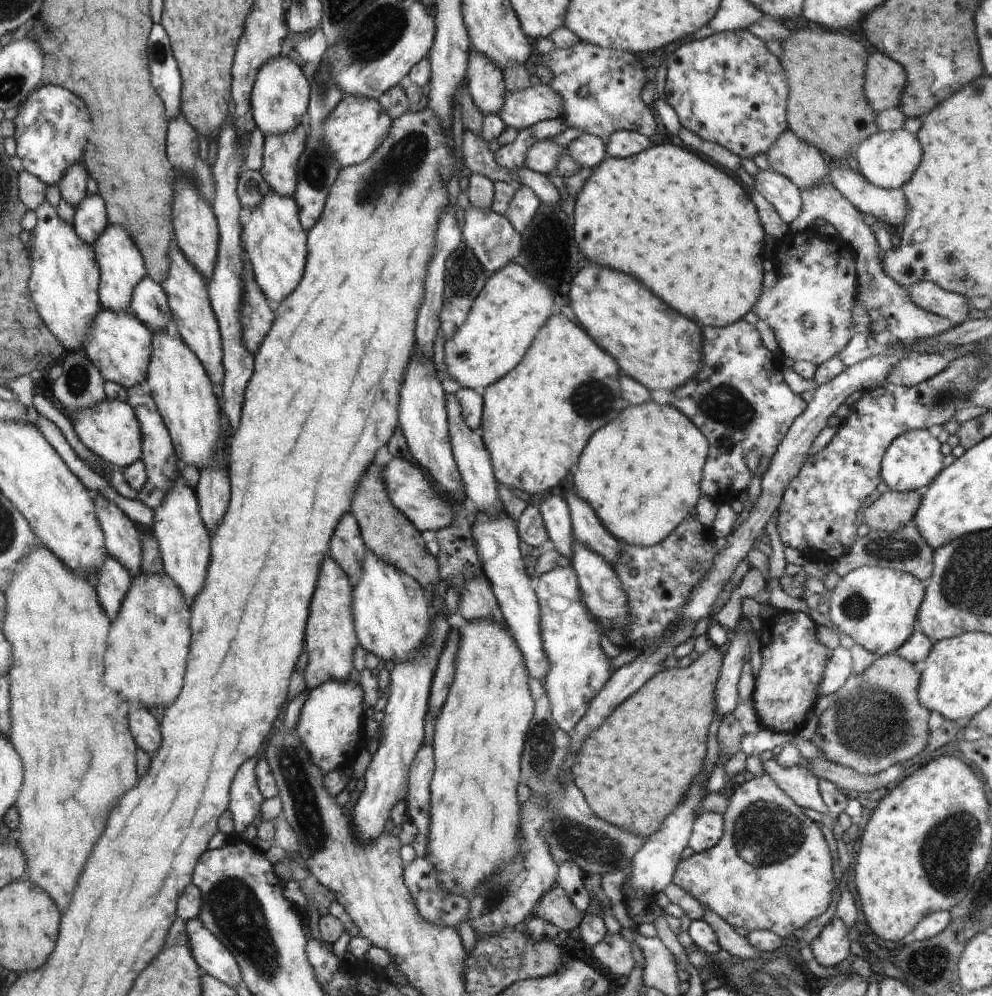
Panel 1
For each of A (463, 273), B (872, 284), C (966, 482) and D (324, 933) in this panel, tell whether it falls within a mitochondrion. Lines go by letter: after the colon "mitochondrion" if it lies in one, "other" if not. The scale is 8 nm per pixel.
A: mitochondrion
B: mitochondrion
C: other
D: other

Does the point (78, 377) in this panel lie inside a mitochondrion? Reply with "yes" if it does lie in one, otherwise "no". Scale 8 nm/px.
yes

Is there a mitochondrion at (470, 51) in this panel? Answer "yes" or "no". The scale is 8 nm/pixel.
no

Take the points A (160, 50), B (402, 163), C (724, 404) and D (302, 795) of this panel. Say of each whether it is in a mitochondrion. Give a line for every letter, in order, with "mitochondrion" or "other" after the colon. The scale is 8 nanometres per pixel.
A: mitochondrion
B: mitochondrion
C: mitochondrion
D: mitochondrion

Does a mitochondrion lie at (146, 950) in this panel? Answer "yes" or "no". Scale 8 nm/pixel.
no

